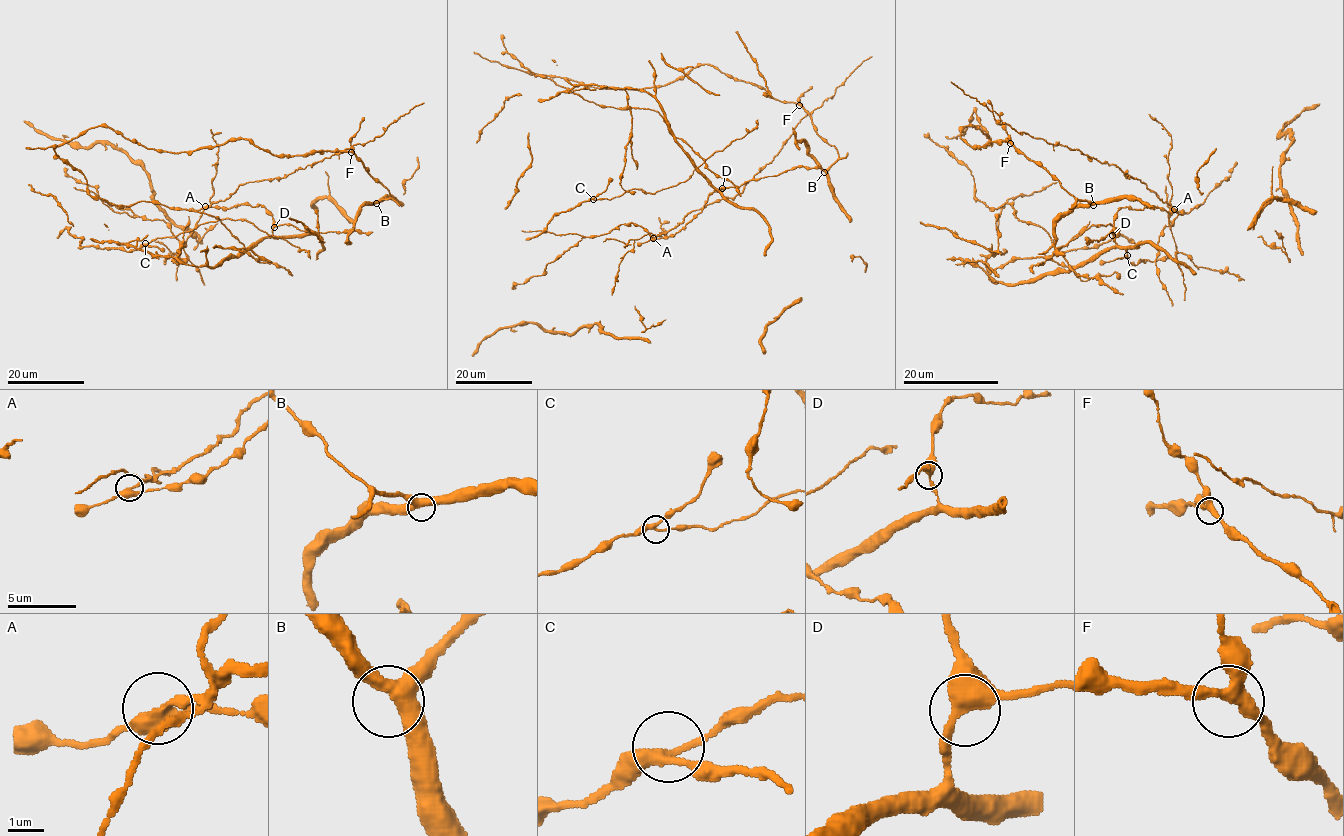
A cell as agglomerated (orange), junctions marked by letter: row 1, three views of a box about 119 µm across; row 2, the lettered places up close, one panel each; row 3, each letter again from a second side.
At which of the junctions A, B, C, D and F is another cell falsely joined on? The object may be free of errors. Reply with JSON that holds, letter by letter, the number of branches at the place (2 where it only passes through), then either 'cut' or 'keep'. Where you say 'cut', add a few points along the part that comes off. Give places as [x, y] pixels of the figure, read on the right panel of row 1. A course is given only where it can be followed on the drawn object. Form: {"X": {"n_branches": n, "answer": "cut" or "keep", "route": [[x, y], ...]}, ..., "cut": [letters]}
{"A": {"n_branches": 3, "answer": "cut", "route": [[1174, 210], [1144, 182], [1106, 162], [1100, 163], [1077, 150], [1018, 132], [951, 81]]}, "B": {"n_branches": 3, "answer": "keep"}, "C": {"n_branches": 3, "answer": "keep"}, "D": {"n_branches": 3, "answer": "keep"}, "F": {"n_branches": 3, "answer": "keep"}, "cut": ["A"]}

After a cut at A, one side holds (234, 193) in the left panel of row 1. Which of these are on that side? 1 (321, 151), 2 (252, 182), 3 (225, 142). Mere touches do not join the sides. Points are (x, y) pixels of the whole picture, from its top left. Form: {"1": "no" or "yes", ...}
{"1": "no", "2": "yes", "3": "no"}

